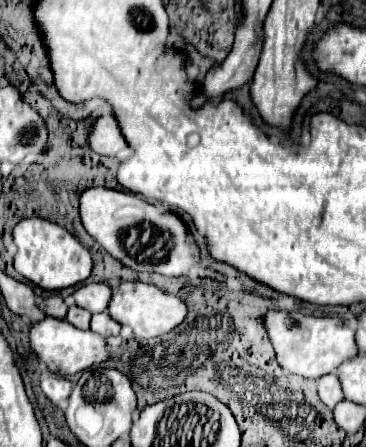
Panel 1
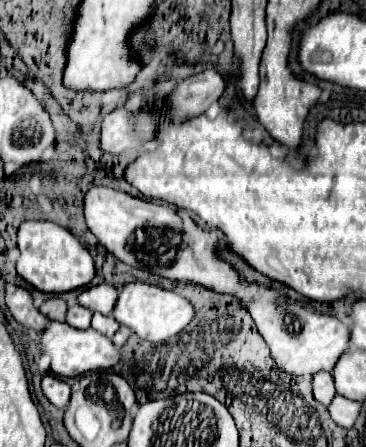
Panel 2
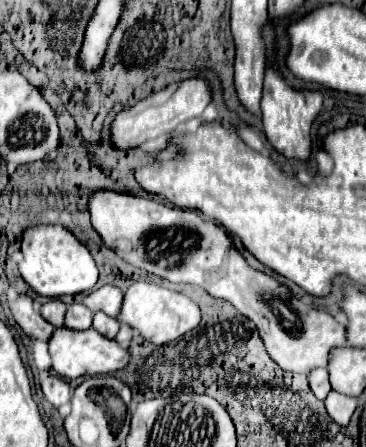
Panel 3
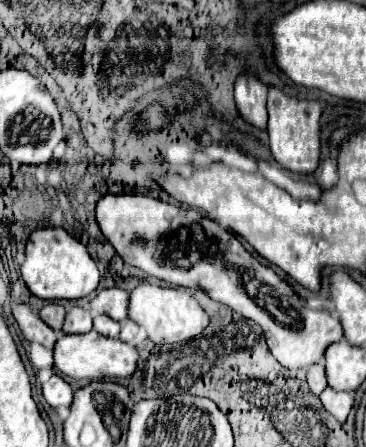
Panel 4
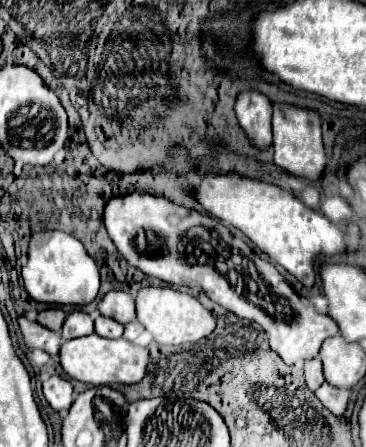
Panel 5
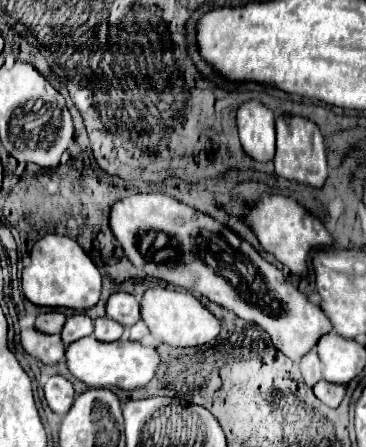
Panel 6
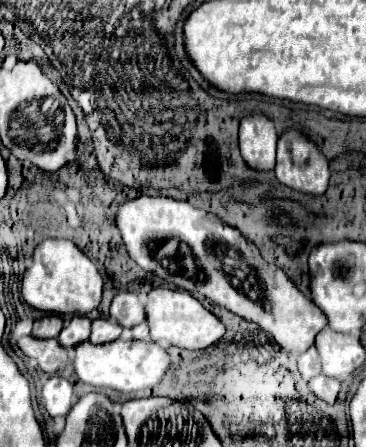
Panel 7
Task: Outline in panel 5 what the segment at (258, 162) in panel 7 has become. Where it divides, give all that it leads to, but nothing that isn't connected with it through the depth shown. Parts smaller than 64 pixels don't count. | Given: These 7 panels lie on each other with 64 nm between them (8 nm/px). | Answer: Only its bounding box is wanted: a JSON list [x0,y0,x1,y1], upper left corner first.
[236,90,272,148]

